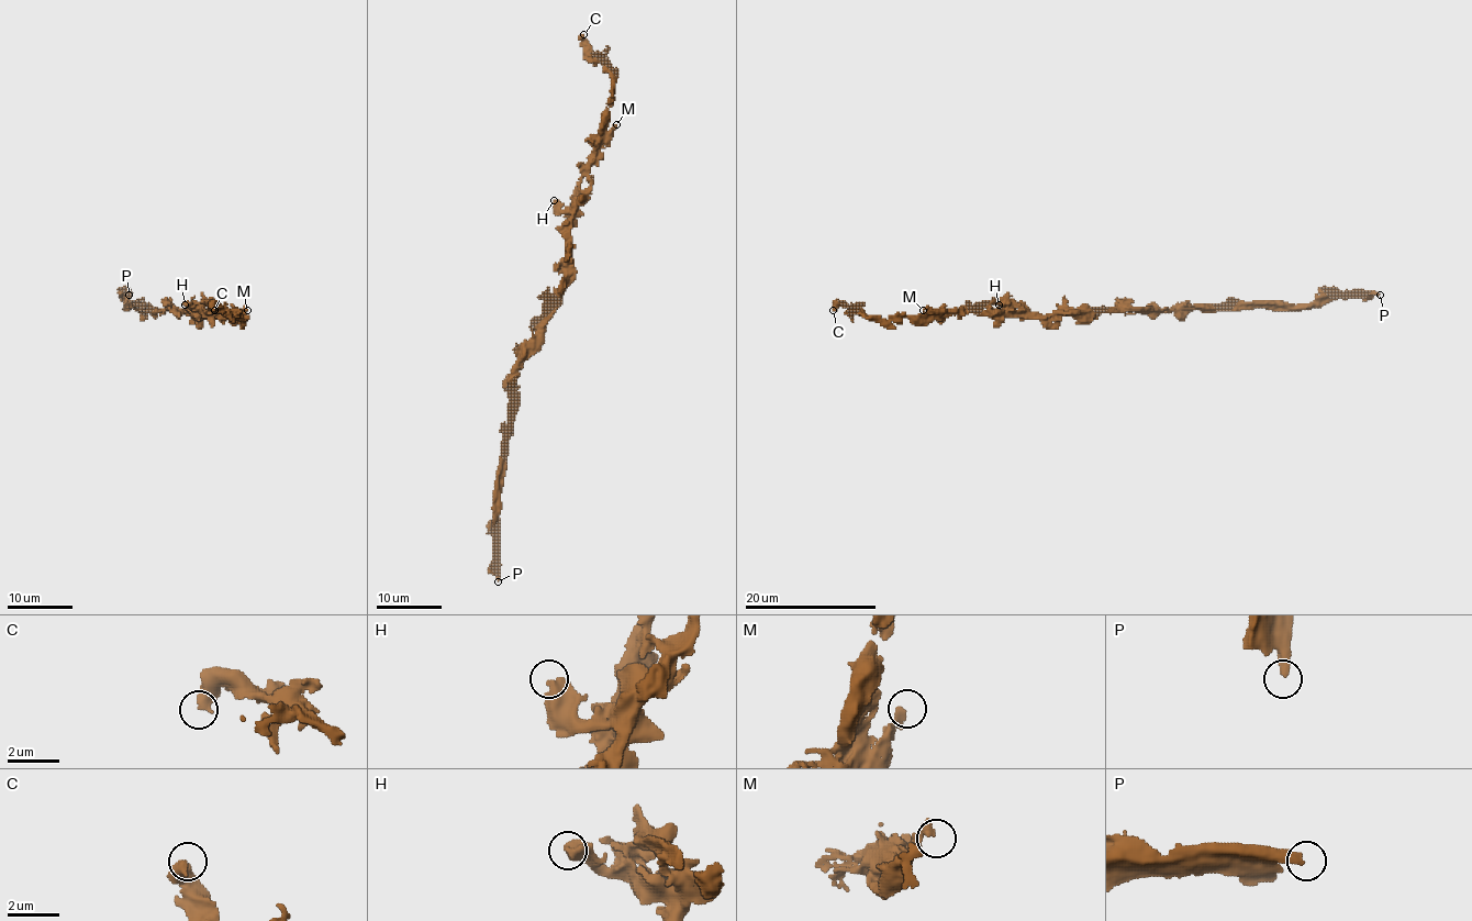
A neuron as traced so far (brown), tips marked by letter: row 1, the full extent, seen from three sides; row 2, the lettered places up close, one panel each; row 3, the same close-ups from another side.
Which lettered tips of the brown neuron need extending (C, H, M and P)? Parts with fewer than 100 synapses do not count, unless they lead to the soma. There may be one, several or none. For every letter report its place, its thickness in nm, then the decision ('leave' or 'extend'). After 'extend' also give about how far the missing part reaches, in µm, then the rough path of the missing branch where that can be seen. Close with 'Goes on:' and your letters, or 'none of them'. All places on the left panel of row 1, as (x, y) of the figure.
C: place (214, 310); calibre 480 nm; leave
H: place (185, 304); calibre 550 nm; leave
M: place (247, 310); calibre 280 nm; leave
P: place (129, 295); calibre 360 nm; extend; missing 110 µm; course (129, 295), (119, 301), (99, 299), (75, 279), (71, 269), (65, 269), (51, 295), (42, 320), (21, 335)
Goes on: P

